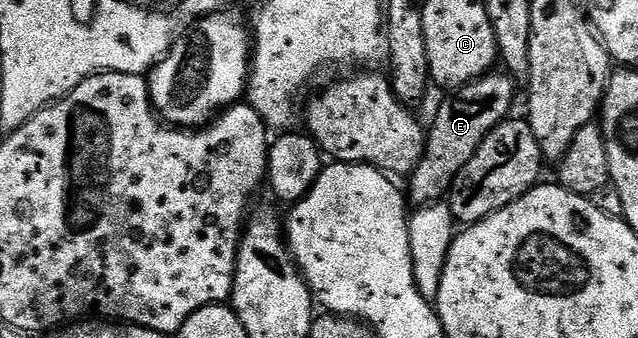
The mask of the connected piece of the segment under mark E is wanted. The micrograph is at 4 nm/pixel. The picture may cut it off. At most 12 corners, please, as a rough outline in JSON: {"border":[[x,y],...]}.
{"border":[[487,73],[446,99],[408,176],[414,205],[437,203],[490,130],[515,80]]}

